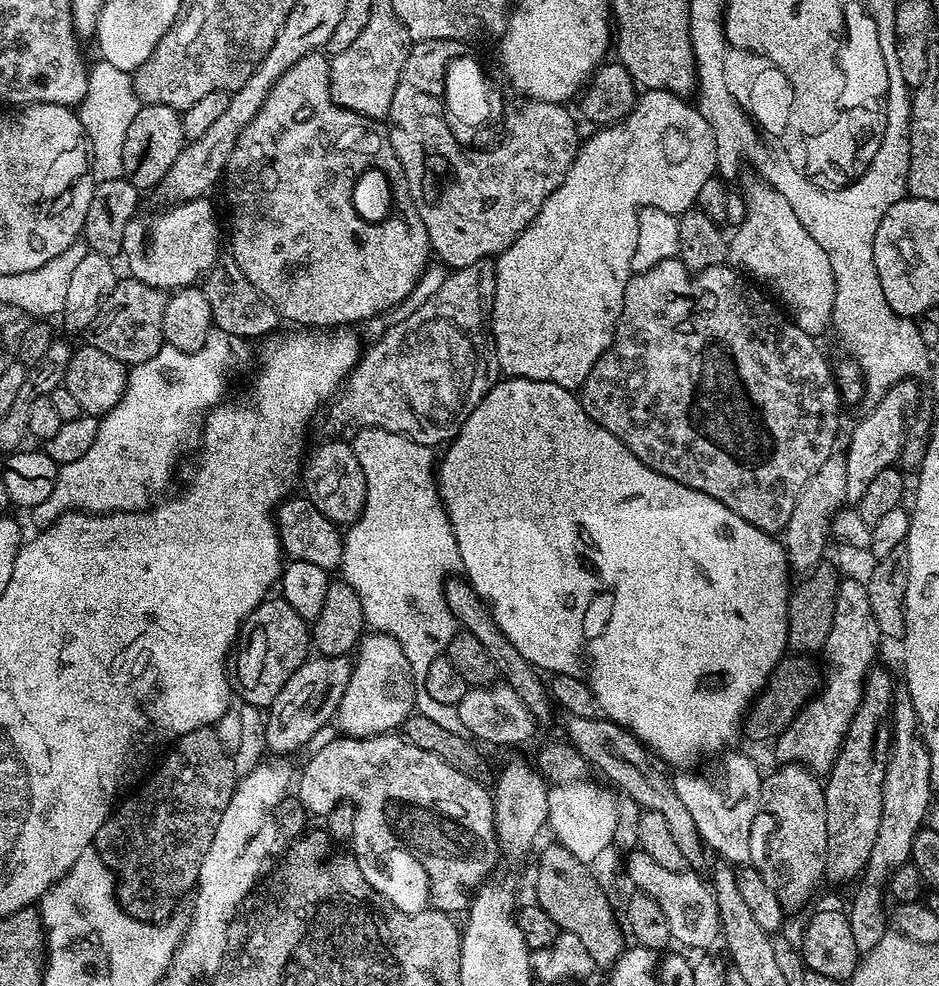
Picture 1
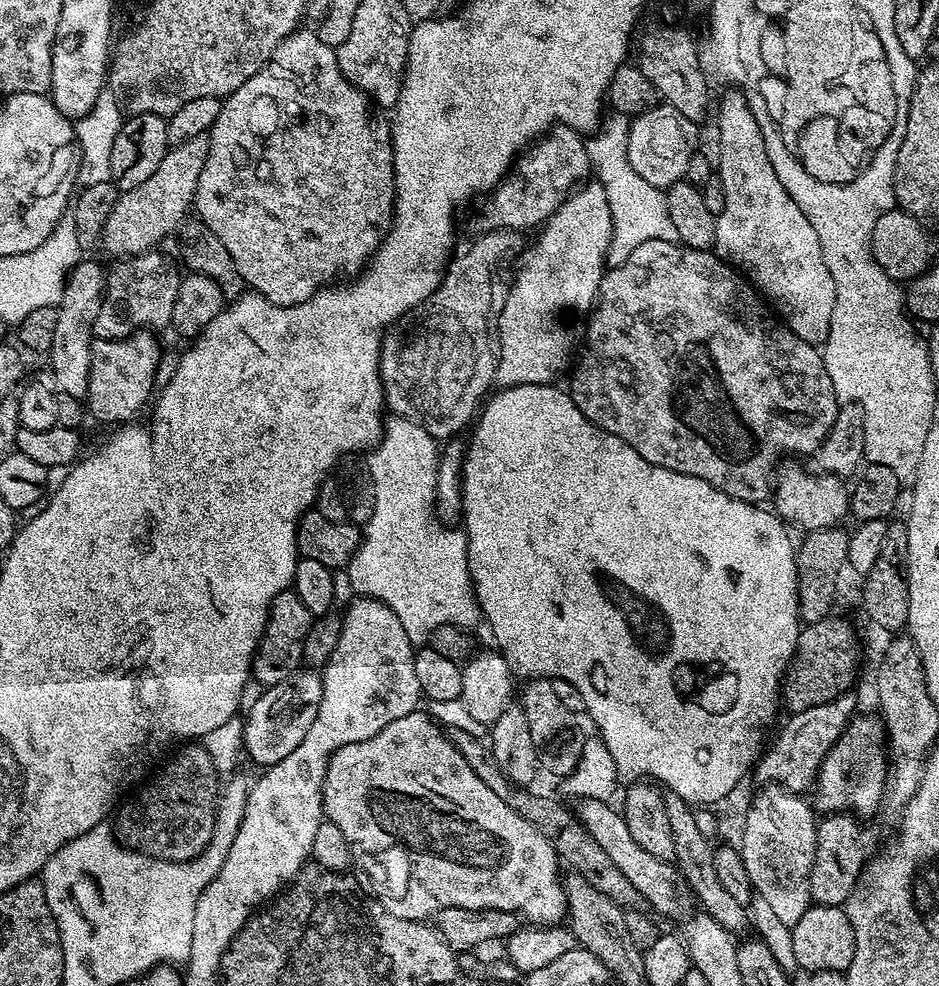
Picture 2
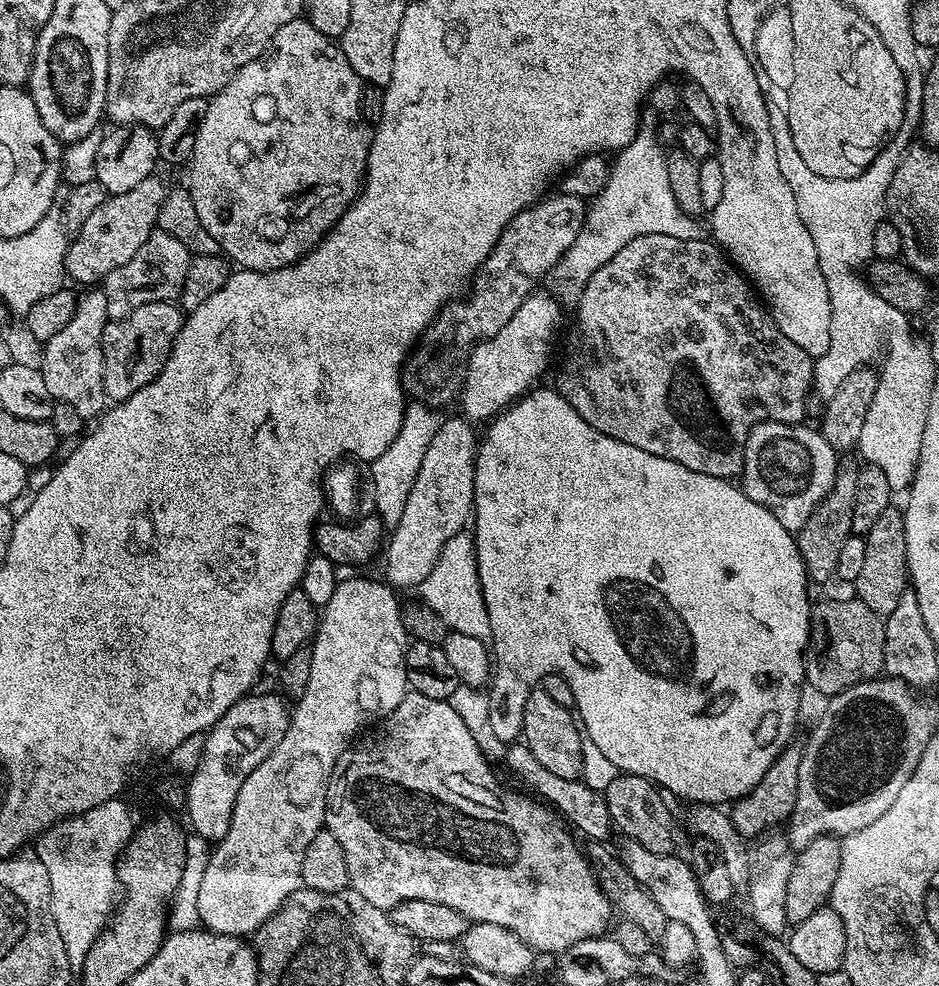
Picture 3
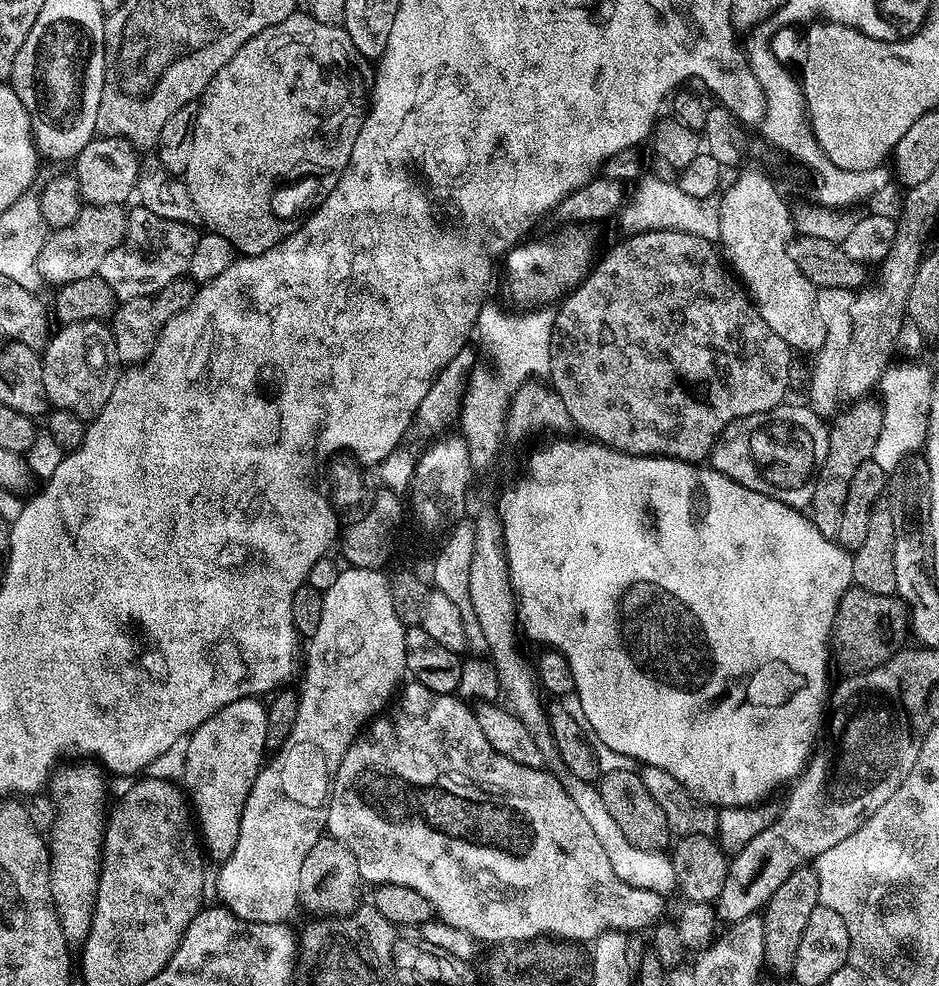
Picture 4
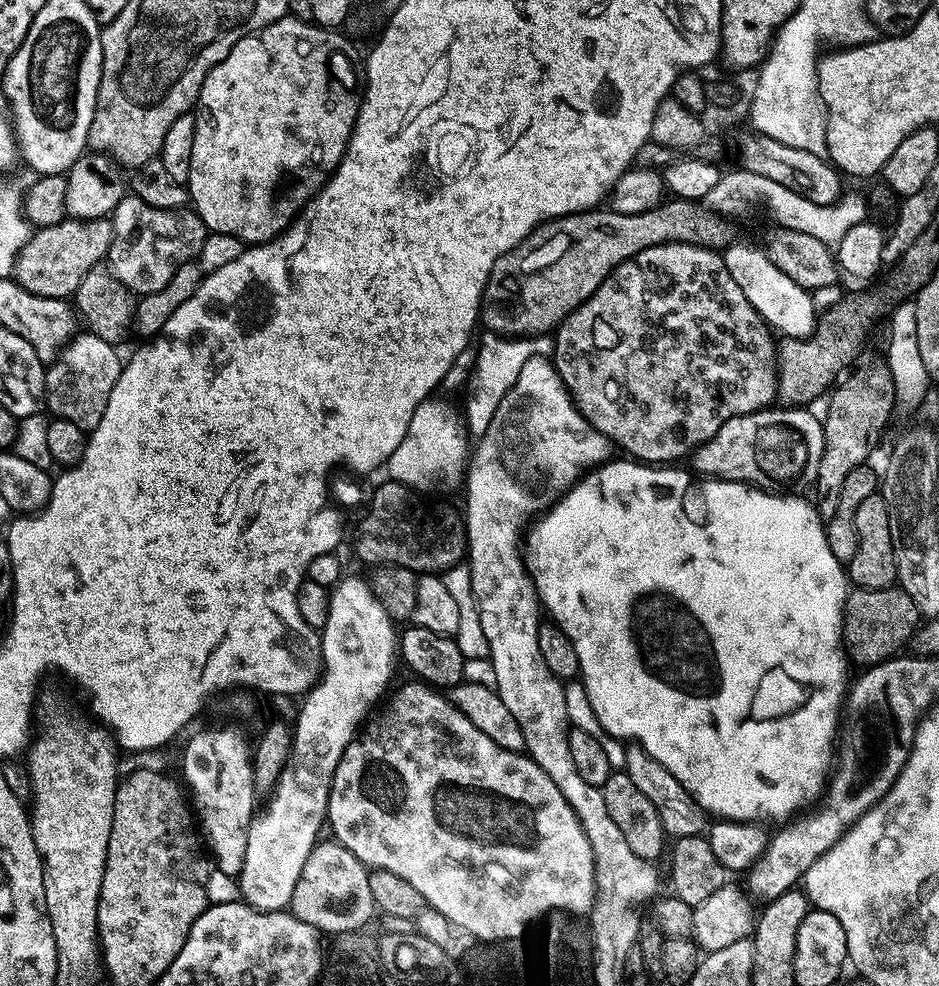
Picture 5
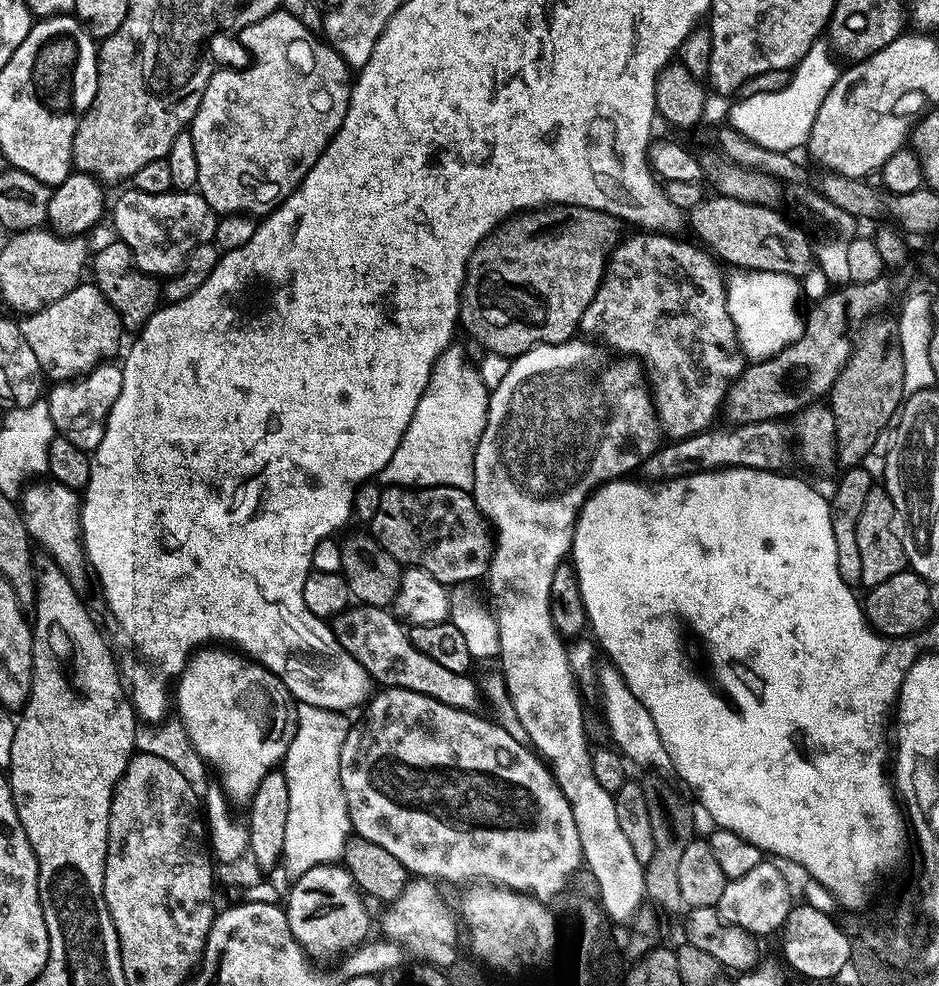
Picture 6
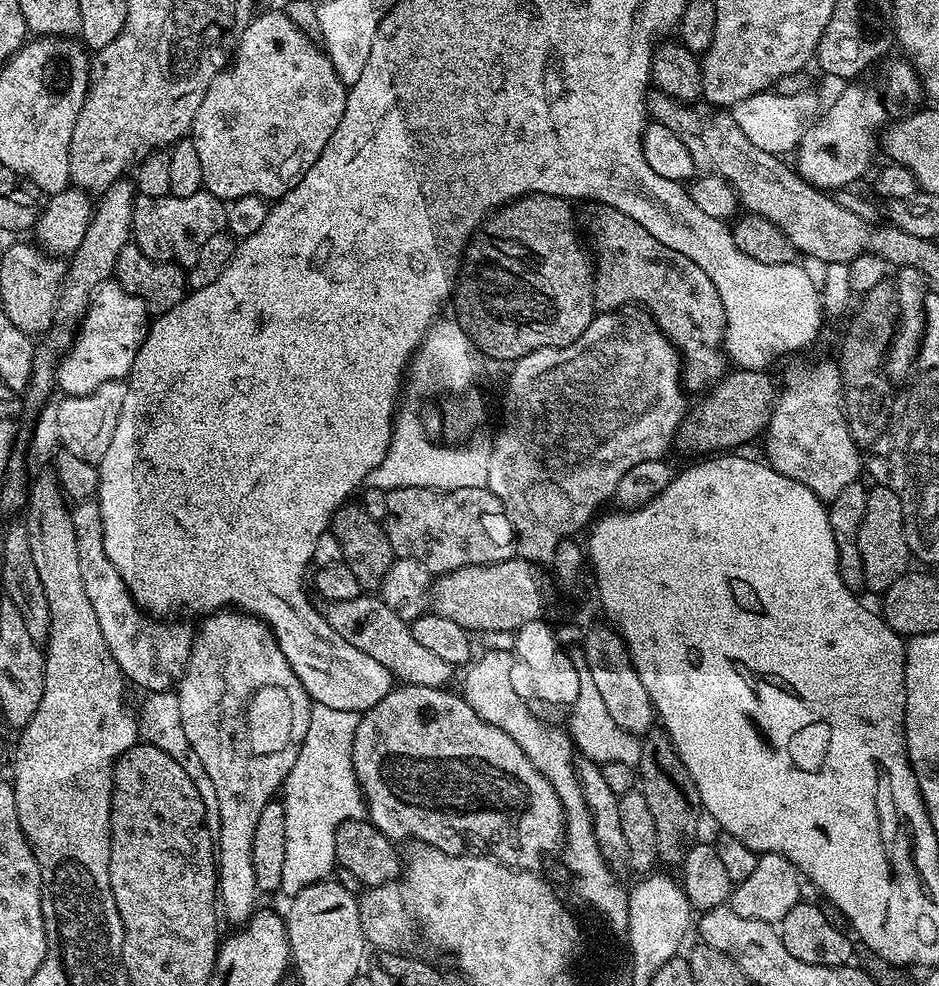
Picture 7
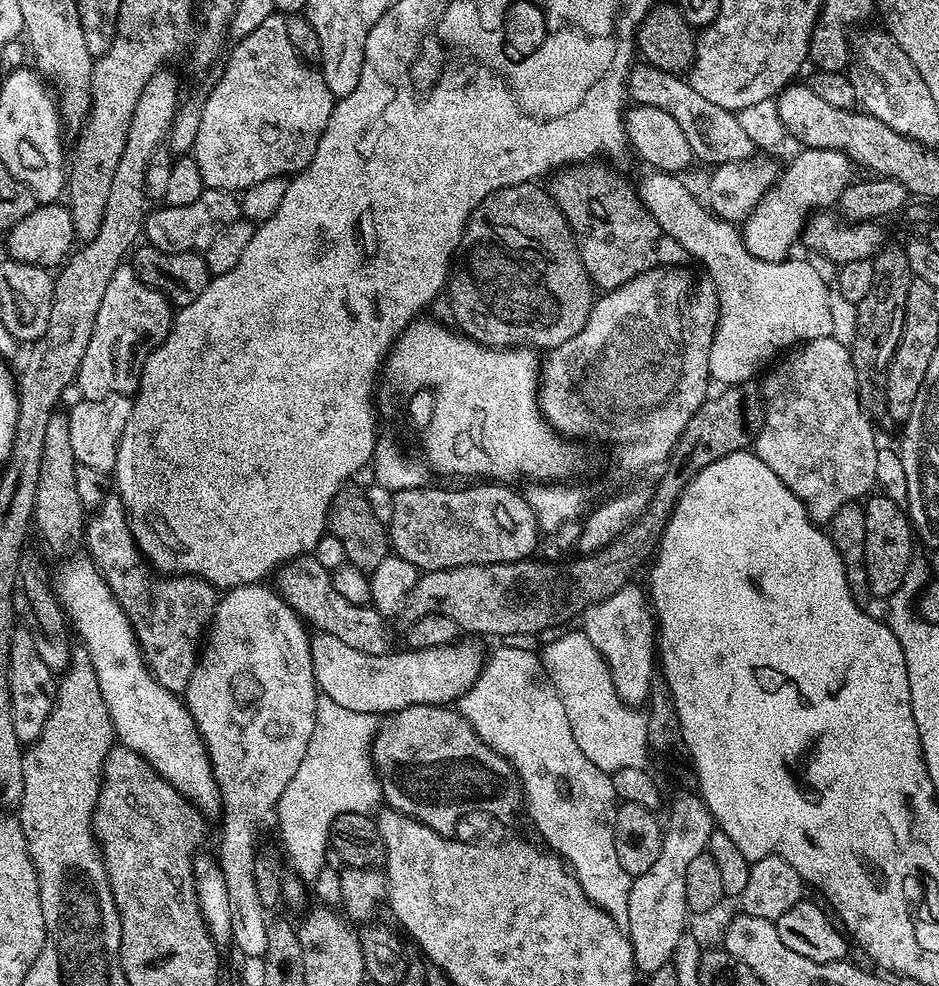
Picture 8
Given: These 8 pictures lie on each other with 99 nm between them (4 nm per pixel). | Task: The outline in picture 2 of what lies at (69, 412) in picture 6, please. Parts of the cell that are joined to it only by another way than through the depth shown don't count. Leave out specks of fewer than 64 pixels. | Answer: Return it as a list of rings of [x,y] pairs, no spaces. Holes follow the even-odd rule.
[[[81,259],[68,276],[64,293],[56,313],[56,325],[52,331],[52,348],[46,353],[46,360],[52,363],[52,376],[56,379],[55,387],[61,392],[81,398],[88,395],[90,378],[90,350],[94,333],[94,318],[104,301],[106,291],[106,272],[94,261]]]

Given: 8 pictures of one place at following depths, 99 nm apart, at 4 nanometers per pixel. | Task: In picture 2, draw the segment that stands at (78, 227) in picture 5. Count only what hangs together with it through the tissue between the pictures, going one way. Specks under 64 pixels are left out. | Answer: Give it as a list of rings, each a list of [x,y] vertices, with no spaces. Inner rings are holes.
[[[207,135],[169,147],[158,170],[154,170],[146,182],[117,195],[114,210],[110,210],[110,218],[106,218],[102,248],[112,256],[120,256],[116,258],[139,256],[141,252],[155,249],[159,245],[156,243],[166,239],[193,207],[198,190],[198,174],[202,174],[207,153]]]

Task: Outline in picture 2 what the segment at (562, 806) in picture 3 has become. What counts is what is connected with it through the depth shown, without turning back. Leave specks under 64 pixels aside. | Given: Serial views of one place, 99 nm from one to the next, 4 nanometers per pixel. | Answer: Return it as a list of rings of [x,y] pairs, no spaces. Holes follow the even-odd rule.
[[[586,797],[576,805],[578,806],[574,808],[575,815],[590,834],[590,838],[594,838],[594,842],[598,842],[598,846],[602,846],[602,850],[606,850],[606,855],[612,859],[614,866],[618,866],[618,870],[622,870],[622,875],[633,884],[634,890],[638,890],[638,894],[642,894],[644,904],[657,917],[680,916],[687,910],[690,893],[675,863],[663,864],[661,860],[654,858],[654,854],[642,850],[642,846],[638,846],[638,842],[634,842],[623,815],[617,809],[615,812],[611,808],[613,806],[611,803]]]

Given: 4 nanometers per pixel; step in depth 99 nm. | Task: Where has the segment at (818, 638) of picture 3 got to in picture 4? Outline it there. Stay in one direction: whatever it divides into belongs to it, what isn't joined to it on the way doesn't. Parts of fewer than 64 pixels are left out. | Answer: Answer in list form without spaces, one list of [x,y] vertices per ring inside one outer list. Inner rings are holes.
[[[851,587],[844,593],[836,607],[836,620],[830,633],[830,656],[844,674],[869,672],[882,666],[896,652],[909,635],[908,610],[895,595],[870,594],[858,587]]]

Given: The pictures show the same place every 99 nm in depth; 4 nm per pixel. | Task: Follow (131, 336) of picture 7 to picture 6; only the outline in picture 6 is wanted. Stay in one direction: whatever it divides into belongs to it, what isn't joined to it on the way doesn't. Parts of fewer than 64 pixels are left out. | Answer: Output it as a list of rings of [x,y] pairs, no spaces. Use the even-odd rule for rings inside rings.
[[[82,282],[77,288],[70,290],[70,294],[58,298],[58,302],[48,305],[47,308],[21,315],[18,323],[22,338],[30,342],[30,350],[34,350],[34,358],[38,358],[40,371],[52,382],[75,380],[77,376],[91,371],[105,358],[111,357],[108,355],[119,346],[120,332],[122,333],[120,316],[92,282]]]

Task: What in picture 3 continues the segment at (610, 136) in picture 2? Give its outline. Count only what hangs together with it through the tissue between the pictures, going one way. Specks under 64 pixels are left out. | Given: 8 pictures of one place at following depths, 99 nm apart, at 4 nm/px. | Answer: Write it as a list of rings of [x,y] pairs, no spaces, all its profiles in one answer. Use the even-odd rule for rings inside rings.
[[[651,106],[647,107],[641,113],[634,139],[615,155],[617,158],[611,163],[606,186],[593,199],[582,230],[573,245],[561,253],[559,262],[553,265],[552,276],[560,283],[583,286],[625,245],[626,240],[633,240],[636,236],[664,233],[683,240],[701,239],[700,222],[681,210],[670,188],[666,154],[658,142],[660,120],[661,113]]]

